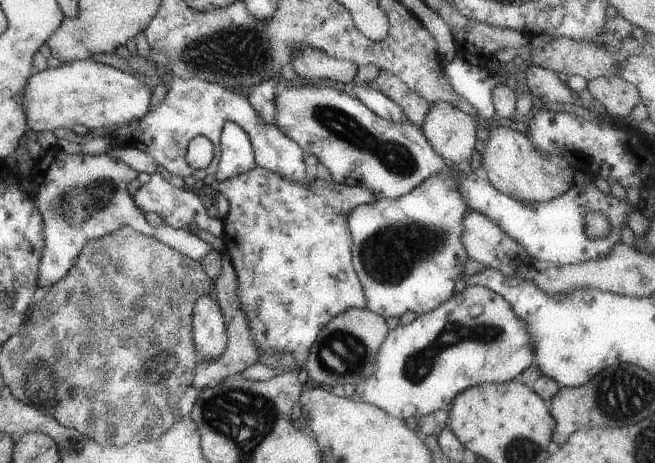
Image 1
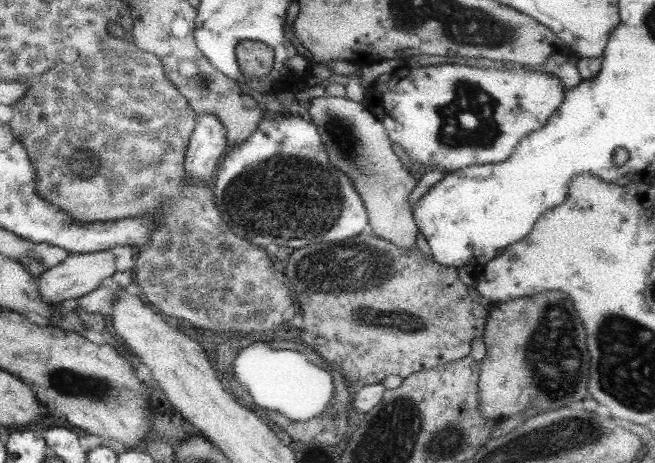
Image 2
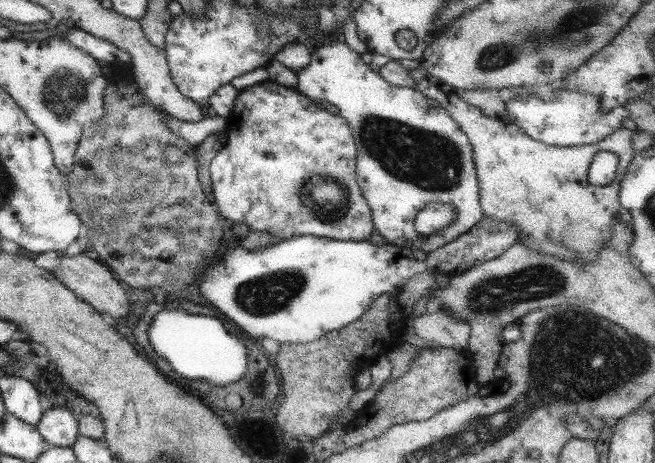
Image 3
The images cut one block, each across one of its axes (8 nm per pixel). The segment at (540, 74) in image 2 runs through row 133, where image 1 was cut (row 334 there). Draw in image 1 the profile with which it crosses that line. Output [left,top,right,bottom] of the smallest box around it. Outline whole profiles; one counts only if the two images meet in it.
[354,284,534,421]

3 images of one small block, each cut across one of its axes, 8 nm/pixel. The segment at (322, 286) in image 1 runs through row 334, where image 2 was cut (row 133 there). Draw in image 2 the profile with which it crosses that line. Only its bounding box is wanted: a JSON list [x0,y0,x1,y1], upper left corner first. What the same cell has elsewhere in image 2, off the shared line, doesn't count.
[211,111,368,248]

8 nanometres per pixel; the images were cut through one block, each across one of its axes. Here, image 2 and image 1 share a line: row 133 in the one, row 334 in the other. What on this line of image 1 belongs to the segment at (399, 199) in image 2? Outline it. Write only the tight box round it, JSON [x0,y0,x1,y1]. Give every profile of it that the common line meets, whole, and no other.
[303,307,388,387]

